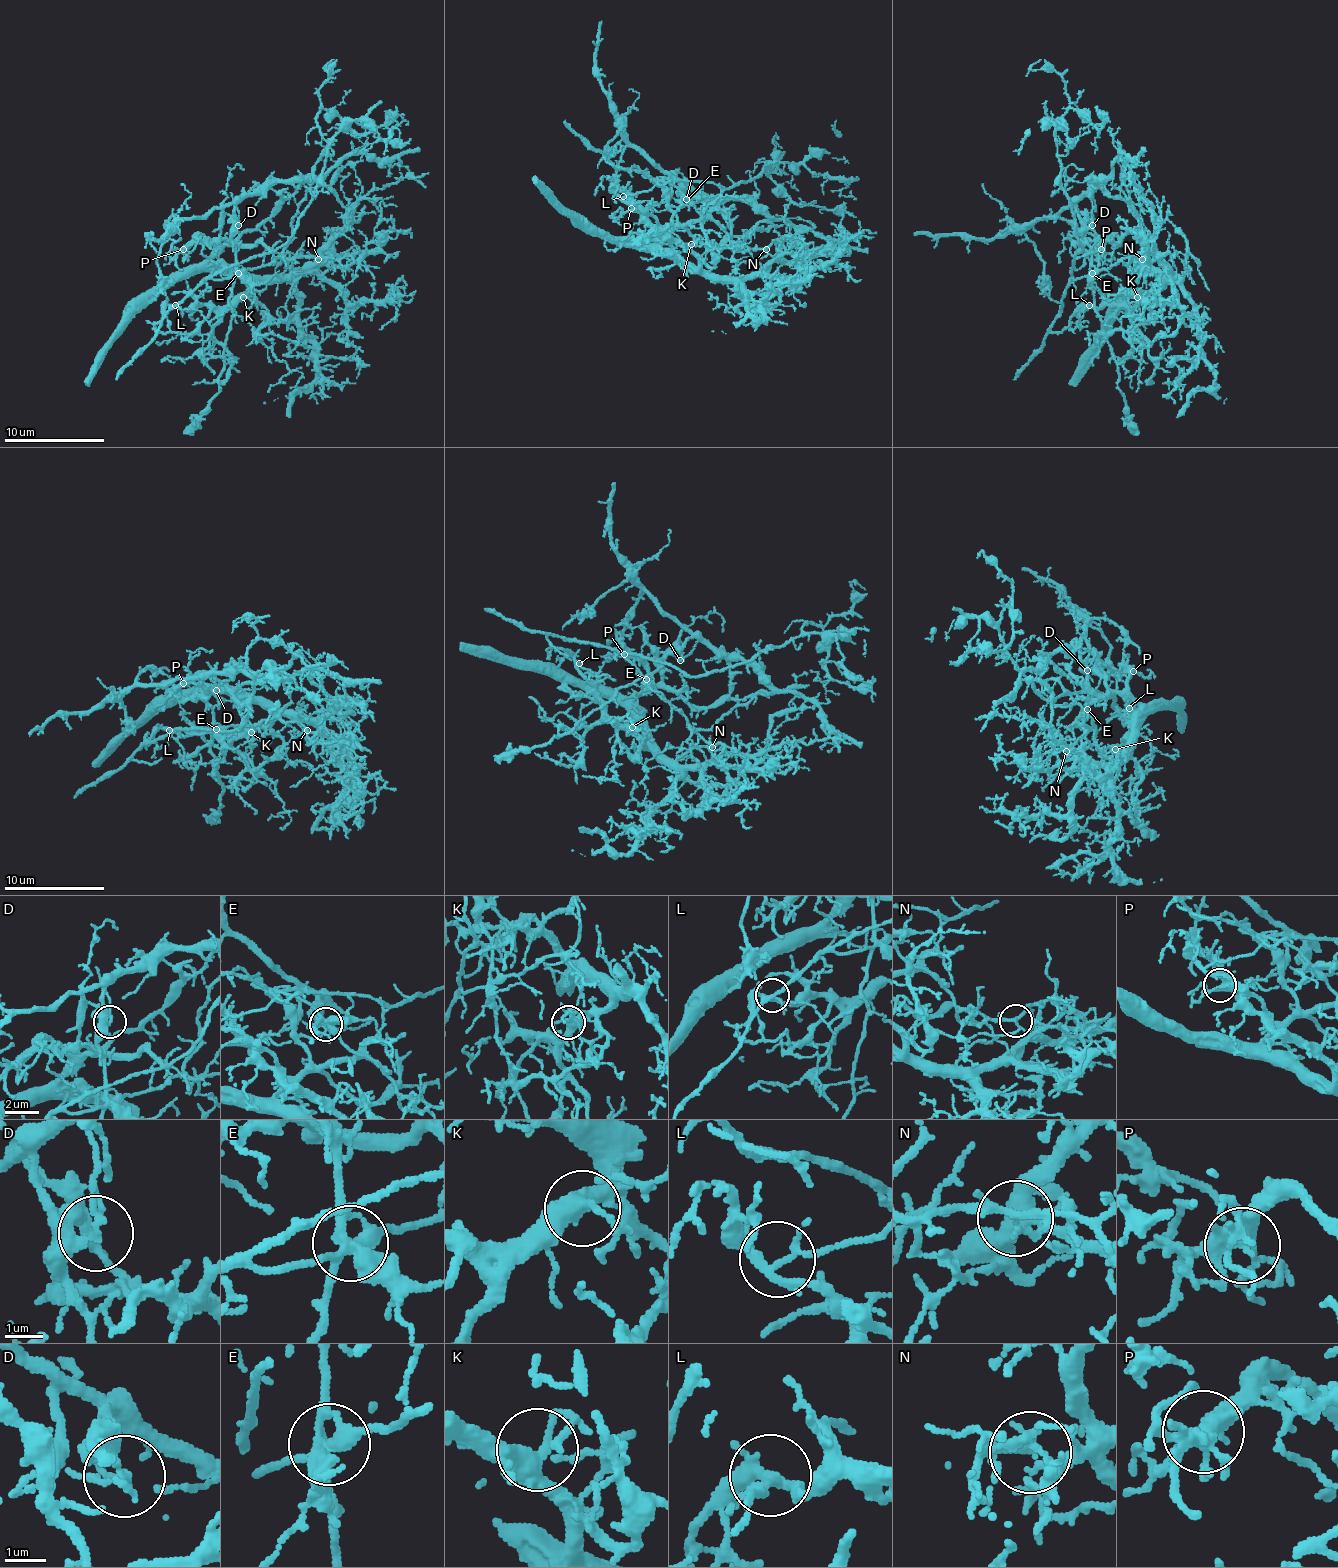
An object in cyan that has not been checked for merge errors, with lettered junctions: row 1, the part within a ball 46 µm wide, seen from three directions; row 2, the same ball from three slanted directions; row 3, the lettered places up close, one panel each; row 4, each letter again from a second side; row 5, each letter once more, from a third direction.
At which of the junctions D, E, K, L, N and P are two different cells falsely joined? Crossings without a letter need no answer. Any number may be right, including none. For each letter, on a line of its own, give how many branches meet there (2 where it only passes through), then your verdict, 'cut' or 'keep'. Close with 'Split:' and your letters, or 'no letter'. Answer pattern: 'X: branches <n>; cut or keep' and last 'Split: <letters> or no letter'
D: branches 3; cut
E: branches 5; cut
K: branches 3; keep
L: branches 4; keep
N: branches 4; cut
P: branches 5; keep
Split: D, E, N

